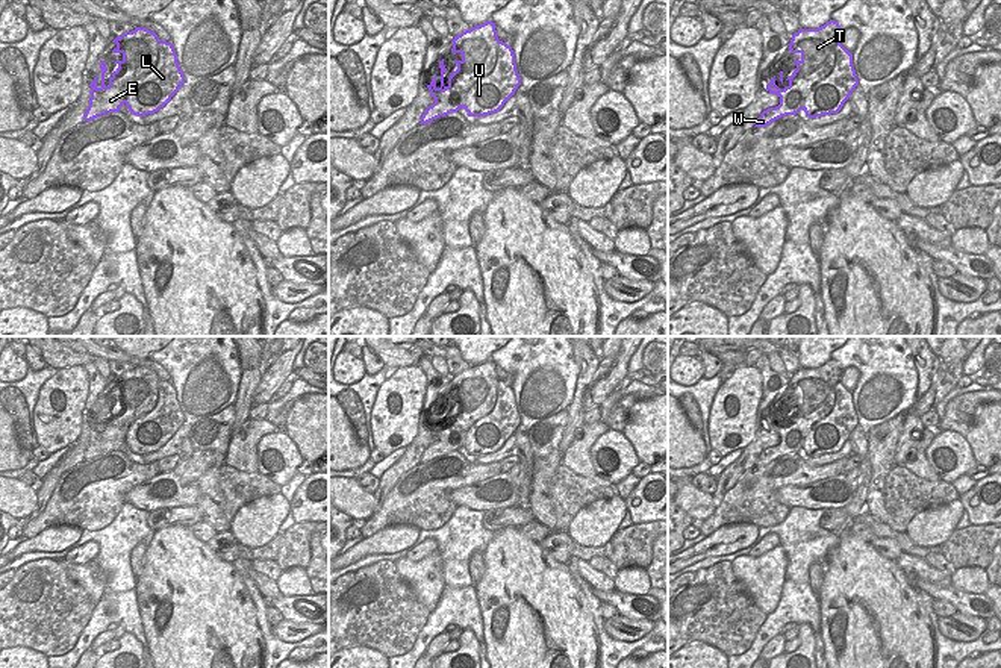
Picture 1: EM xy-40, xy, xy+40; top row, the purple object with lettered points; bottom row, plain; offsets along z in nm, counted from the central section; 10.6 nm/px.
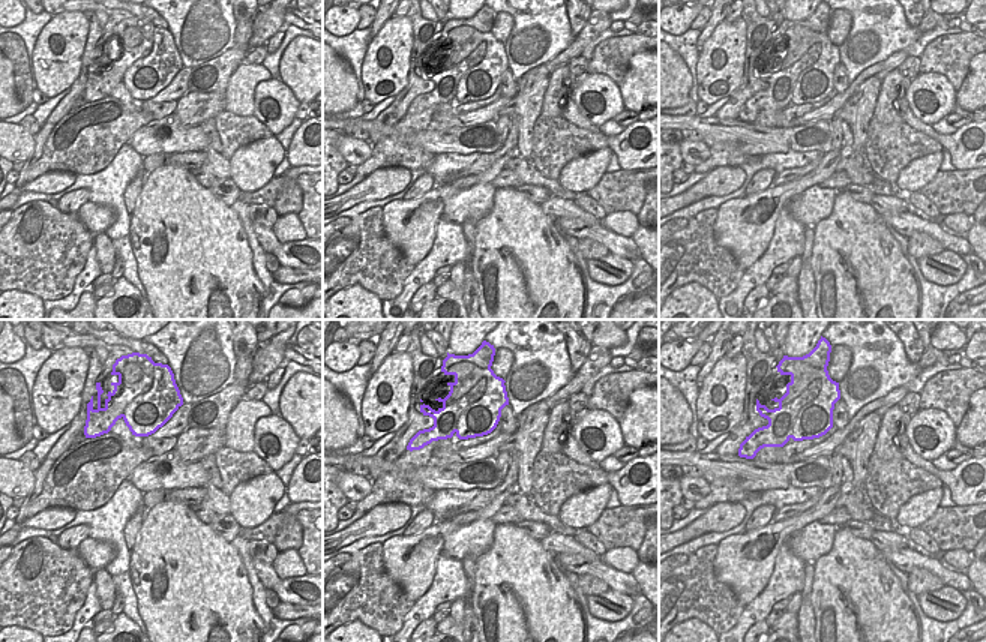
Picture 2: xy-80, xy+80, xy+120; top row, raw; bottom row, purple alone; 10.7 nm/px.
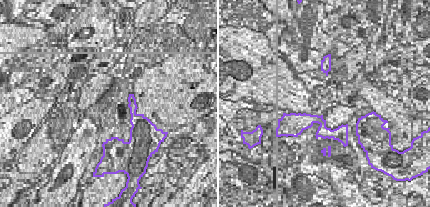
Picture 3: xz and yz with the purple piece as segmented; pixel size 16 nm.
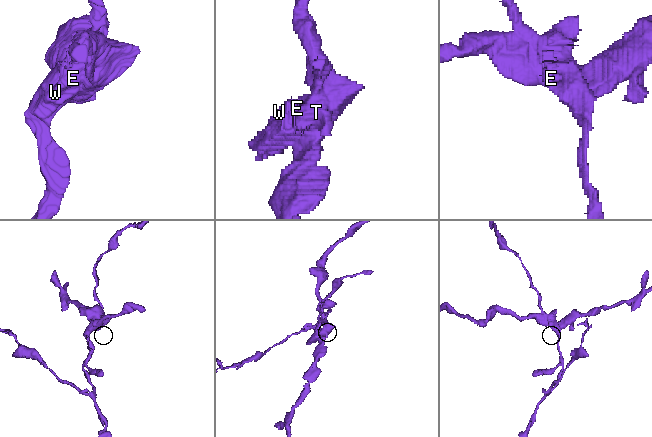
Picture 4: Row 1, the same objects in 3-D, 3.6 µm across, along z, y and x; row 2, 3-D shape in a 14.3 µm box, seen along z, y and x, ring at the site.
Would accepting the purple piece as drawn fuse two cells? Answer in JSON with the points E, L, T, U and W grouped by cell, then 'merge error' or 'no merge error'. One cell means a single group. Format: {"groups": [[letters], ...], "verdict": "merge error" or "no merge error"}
{"groups": [["E", "T", "W"], ["L", "U"]], "verdict": "merge error"}

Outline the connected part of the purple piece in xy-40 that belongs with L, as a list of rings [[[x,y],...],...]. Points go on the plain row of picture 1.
[[[159,380],[159,400],[156,407],[136,420],[126,438],[133,454],[144,456],[157,451],[185,423],[177,394],[171,382]]]

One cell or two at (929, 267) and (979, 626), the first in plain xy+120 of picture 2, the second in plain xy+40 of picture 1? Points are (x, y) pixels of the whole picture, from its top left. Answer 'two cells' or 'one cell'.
one cell

